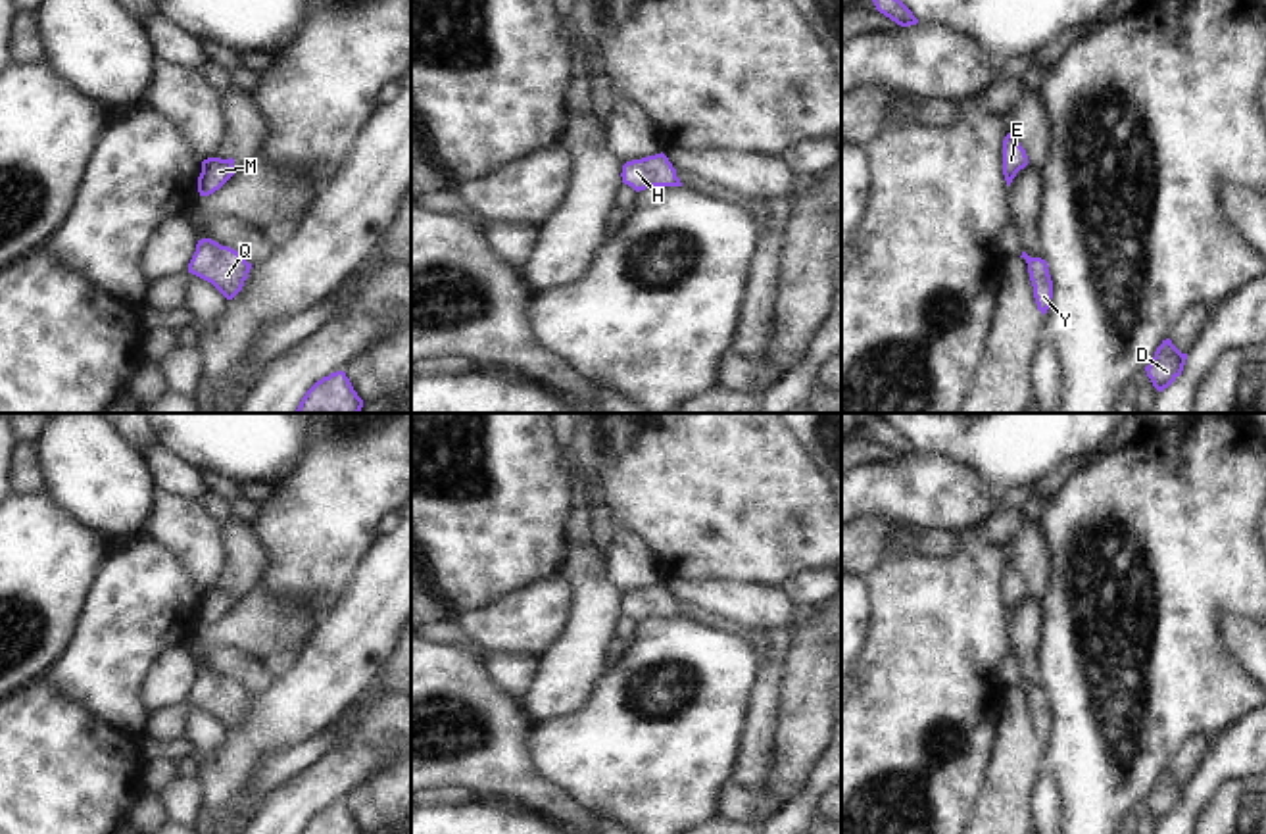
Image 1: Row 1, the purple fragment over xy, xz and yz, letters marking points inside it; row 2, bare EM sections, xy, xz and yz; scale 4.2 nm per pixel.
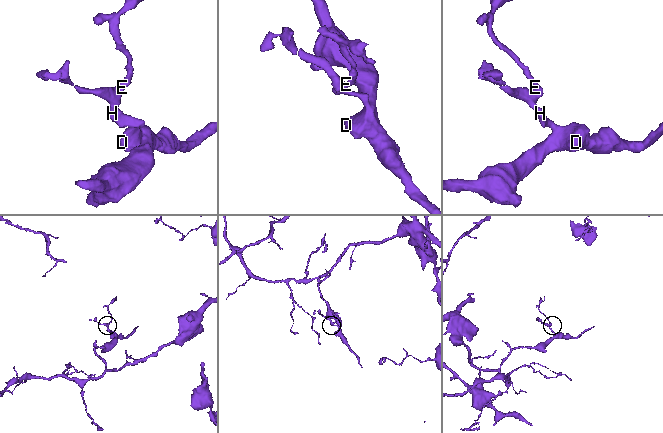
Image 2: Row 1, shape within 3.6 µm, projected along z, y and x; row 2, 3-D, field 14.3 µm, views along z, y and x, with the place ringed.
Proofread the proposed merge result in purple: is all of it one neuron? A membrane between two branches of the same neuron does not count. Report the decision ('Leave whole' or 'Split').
Leave whole

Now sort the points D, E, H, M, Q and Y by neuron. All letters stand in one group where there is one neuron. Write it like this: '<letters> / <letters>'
D E H M Q Y

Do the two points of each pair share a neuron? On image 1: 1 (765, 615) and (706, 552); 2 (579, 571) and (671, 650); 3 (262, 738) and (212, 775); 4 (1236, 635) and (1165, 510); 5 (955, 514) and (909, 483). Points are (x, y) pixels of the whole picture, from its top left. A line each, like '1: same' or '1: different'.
1: different
2: different
3: same
4: different
5: same

